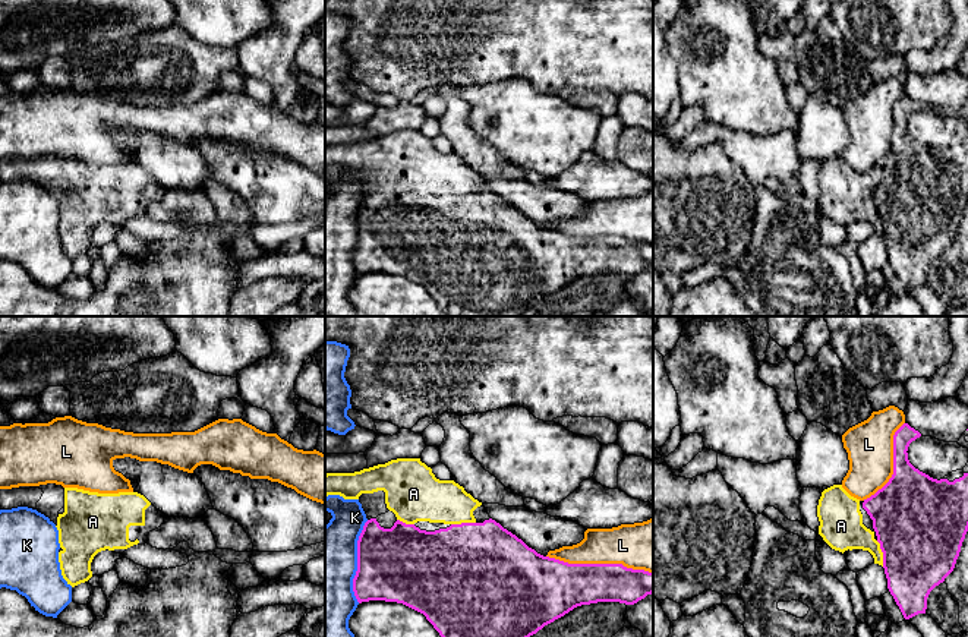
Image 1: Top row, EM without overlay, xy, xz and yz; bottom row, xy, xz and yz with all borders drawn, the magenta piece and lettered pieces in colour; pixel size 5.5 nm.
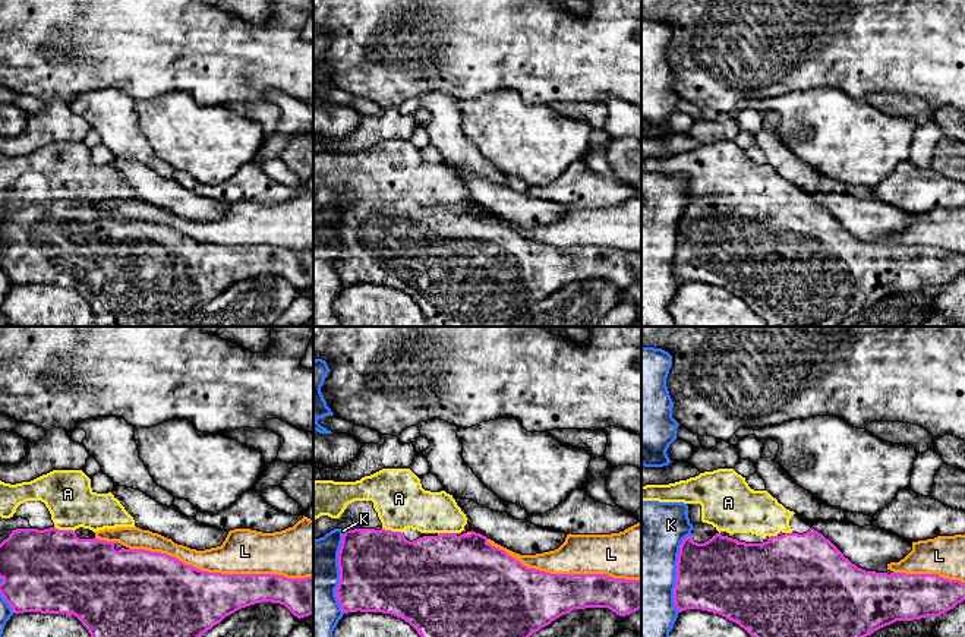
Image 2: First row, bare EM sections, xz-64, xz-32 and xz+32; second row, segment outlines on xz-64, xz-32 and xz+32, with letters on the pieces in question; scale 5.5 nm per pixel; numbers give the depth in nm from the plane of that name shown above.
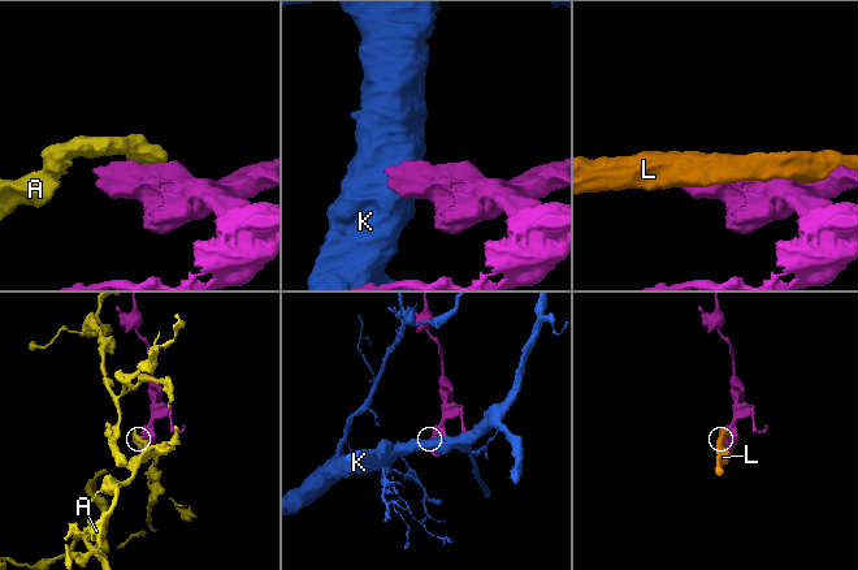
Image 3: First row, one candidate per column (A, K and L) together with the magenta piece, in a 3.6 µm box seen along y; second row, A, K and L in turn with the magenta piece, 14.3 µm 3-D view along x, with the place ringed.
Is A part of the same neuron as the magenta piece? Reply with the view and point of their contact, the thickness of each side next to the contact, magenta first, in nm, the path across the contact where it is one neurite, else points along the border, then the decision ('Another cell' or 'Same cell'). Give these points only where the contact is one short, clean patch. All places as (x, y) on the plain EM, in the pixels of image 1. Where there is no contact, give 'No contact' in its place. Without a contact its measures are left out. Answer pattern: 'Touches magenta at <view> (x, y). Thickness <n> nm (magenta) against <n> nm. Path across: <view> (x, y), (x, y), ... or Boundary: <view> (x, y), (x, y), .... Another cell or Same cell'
Touches magenta at yz (883, 226). Thickness 480 nm (magenta) against 200 nm. Same cell

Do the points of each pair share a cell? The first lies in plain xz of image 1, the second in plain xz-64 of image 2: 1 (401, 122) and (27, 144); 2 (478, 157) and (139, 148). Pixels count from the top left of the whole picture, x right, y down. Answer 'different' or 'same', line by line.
1: same
2: same

